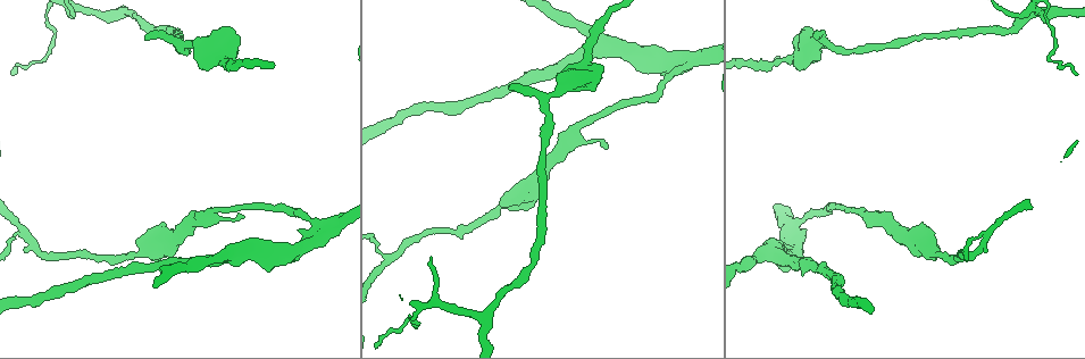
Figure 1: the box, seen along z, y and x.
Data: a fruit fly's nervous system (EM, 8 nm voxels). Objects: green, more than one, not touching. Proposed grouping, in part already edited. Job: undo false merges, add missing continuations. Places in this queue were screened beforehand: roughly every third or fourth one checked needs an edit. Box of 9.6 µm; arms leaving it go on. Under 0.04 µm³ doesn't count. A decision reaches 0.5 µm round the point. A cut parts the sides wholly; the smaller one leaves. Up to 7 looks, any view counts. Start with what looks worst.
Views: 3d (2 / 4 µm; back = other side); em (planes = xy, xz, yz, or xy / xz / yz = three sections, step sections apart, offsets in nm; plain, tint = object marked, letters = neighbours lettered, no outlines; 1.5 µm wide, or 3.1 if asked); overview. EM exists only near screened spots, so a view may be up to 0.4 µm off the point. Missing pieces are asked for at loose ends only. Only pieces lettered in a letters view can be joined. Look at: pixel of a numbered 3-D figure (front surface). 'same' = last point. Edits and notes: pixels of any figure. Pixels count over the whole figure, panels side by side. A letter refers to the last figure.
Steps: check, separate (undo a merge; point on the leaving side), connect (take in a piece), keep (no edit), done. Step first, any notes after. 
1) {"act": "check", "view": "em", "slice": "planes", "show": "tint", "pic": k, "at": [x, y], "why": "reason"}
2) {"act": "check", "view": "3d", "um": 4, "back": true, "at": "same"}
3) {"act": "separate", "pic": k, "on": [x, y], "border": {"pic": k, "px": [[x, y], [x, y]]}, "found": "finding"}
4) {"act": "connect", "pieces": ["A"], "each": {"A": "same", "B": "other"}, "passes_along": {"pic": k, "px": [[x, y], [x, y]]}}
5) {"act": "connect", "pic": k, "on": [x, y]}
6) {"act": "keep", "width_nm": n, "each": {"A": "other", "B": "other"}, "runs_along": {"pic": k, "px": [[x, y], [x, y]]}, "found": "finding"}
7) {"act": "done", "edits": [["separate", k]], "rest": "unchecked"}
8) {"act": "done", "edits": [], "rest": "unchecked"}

{"act": "check", "view": "em", "slice": "planes", "show": "plain", "pic": 1, "at": [820, 37], "why": "an open end"}

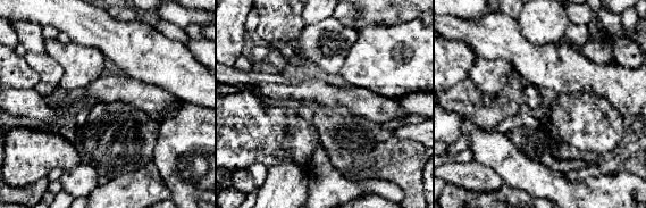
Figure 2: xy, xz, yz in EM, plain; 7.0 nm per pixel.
{"act": "check", "view": "em", "slice": "planes", "show": "letters", "at": "same"}

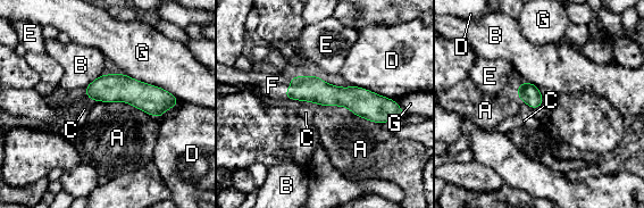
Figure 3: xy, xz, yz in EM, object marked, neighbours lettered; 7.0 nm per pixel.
{"act": "connect", "pieces": ["F"], "each": {"A": "other", "B": "other", "C": "other", "D": "other", "E": "other", "F": "same", "G": "other"}, "found": "the neuron continues"}

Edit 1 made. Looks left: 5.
{"act": "check", "view": "overview"}

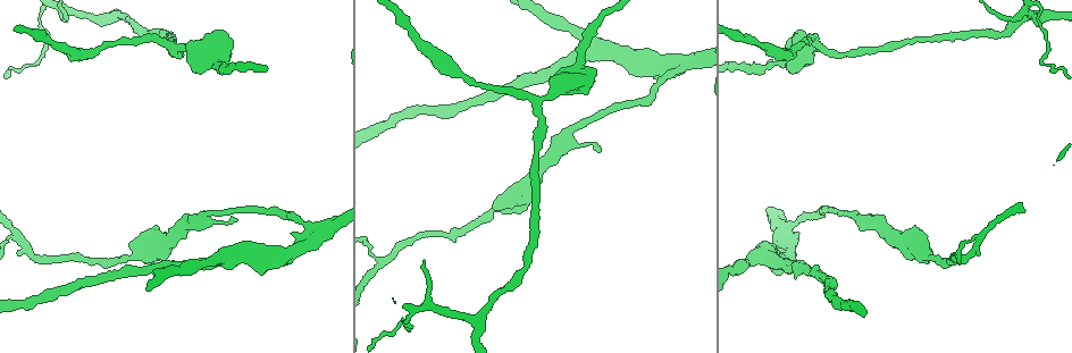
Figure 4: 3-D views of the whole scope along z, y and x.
{"act": "check", "view": "3d", "um": 2, "pic": 4, "at": [676, 70], "why": "three arms meet"}

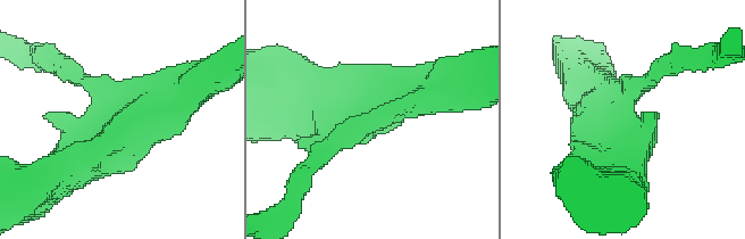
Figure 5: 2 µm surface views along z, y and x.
{"act": "check", "view": "em", "slice": "planes", "show": "letters", "pic": 5, "at": [369, 117], "arms": 3, "arm_widths_nm": [190, 320, 360]}

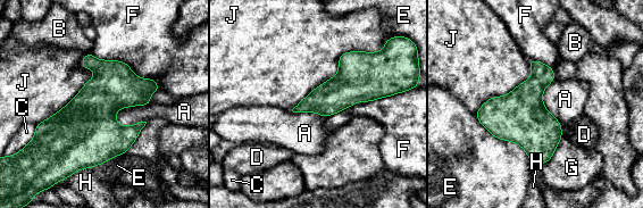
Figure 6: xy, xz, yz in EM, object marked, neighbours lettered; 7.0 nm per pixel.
{"act": "keep", "each": {"A": "other", "B": "other", "C": "other", "D": "other", "E": "other", "F": "other", "G": "other", "H": "other", "J": "other"}, "border": {"pic": 6, "px": [[152, 102], [120, 107], [117, 124]]}, "found": "one neuron here"}

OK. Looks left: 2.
{"act": "done", "edits": [["connect", 3]], "rest": "unchecked"}

